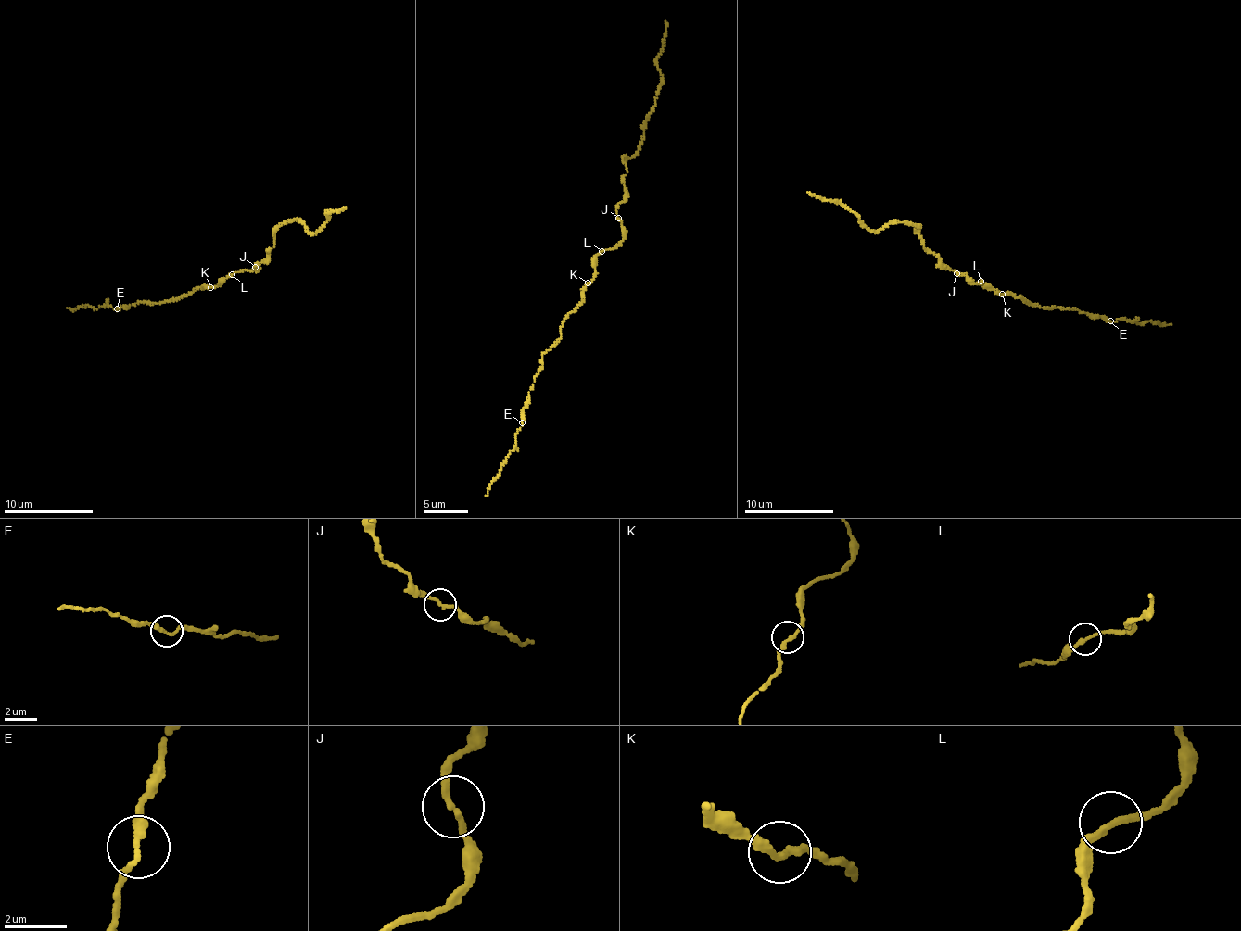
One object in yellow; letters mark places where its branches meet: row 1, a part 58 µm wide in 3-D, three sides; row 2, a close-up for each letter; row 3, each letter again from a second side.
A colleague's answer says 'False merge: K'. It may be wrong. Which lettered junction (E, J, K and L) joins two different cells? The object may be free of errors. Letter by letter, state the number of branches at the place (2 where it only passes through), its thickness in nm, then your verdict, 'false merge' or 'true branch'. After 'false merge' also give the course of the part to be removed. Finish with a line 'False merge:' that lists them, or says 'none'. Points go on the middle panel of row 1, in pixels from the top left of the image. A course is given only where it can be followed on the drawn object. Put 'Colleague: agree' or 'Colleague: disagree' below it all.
E: 2 | 240 nm | true branch
J: 2 | 240 nm | true branch
K: 2 | 240 nm | true branch
L: 2 | 220 nm | true branch
False merge: none
Colleague: disagree

